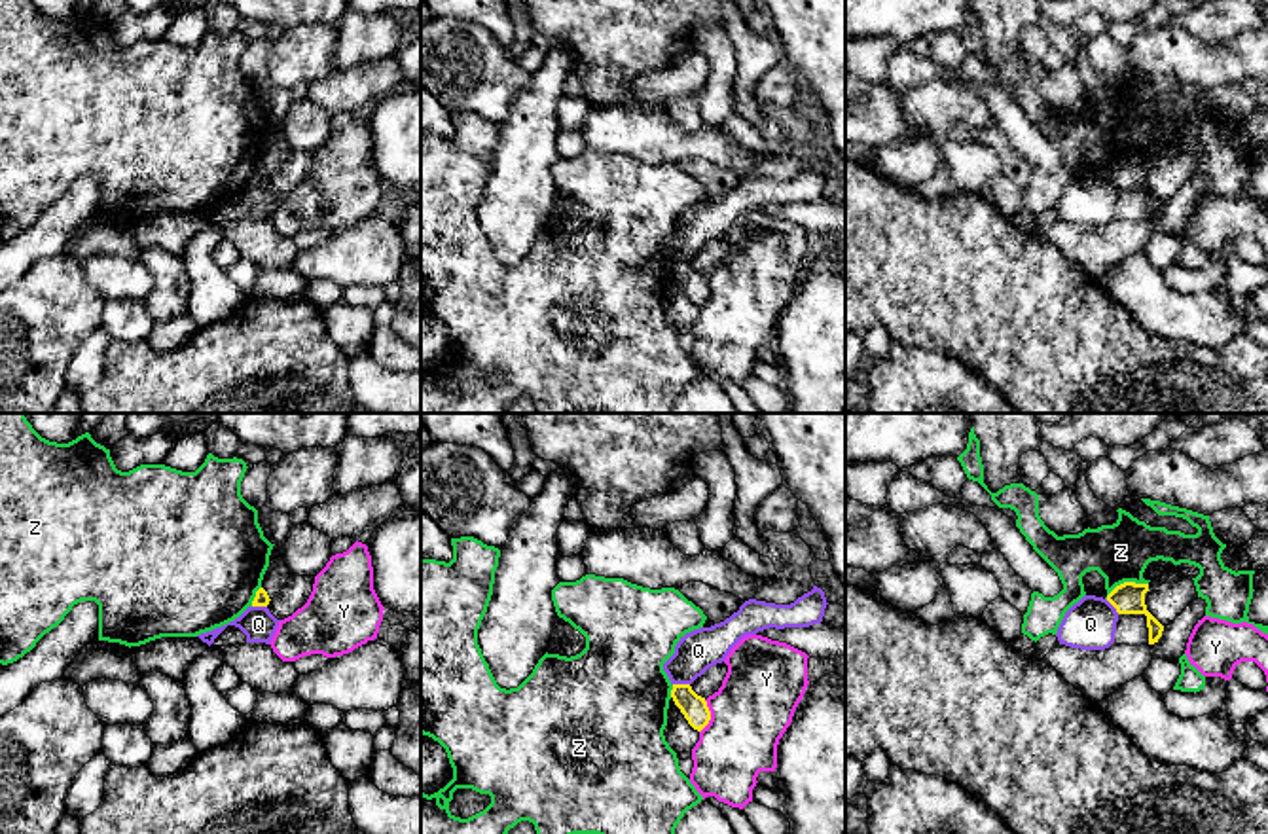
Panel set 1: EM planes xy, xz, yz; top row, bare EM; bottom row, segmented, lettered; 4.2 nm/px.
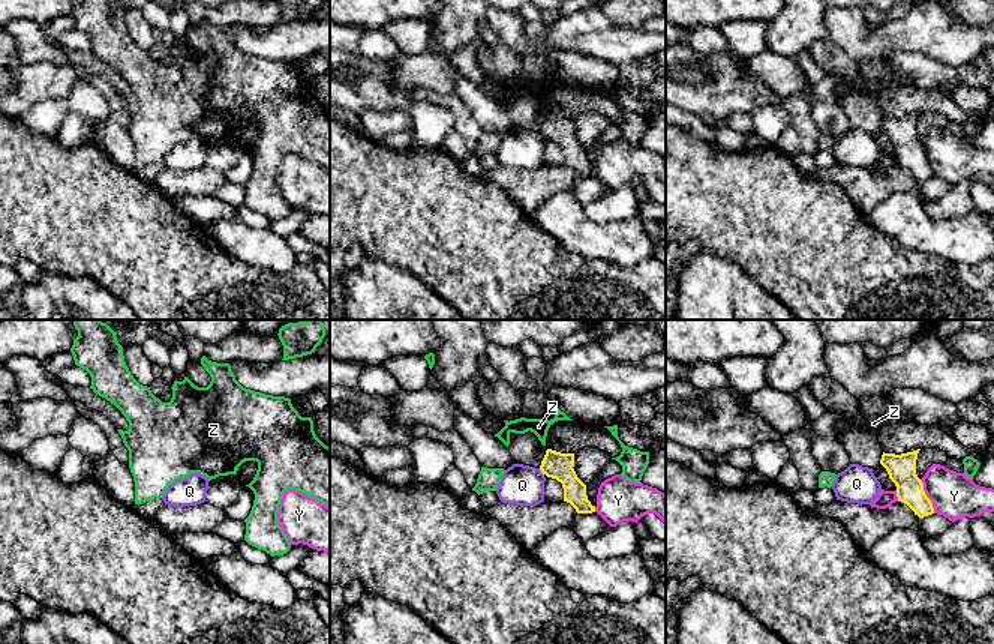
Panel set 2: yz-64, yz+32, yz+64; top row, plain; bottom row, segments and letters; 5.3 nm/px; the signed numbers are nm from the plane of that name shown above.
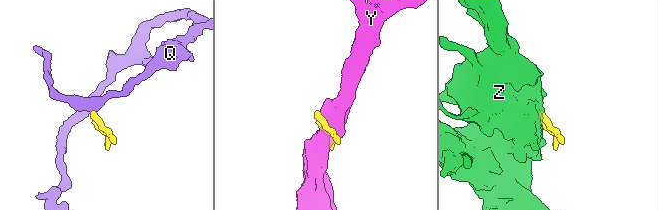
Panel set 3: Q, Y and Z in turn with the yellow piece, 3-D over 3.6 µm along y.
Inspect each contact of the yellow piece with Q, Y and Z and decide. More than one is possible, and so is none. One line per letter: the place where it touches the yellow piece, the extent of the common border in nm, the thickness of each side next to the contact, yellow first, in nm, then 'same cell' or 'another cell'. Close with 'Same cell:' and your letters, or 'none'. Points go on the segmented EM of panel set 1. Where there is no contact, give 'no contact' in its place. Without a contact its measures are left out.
Q: meets yellow in xz at (681, 685); contact 70 nm long; 110 nm thick on the yellow side, 170 nm on the other; another cell
Y: meets yellow in xz at (709, 717); contact 150 nm long; 110 nm thick on the yellow side, 340 nm on the other; another cell
Z: meets yellow in yz at (1126, 582); contact 200 nm long; 140 nm thick on the yellow side, 260 nm on the other; another cell
Same cell: none

